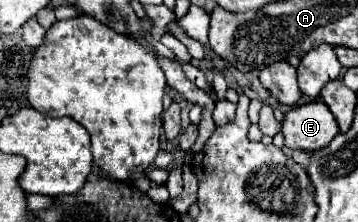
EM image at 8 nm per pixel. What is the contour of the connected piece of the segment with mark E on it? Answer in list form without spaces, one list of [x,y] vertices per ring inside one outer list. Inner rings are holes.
[[[315,100],[291,108],[285,114],[281,132],[285,136],[285,146],[313,152],[327,146],[335,134],[339,134],[339,124],[331,110],[321,100]]]

